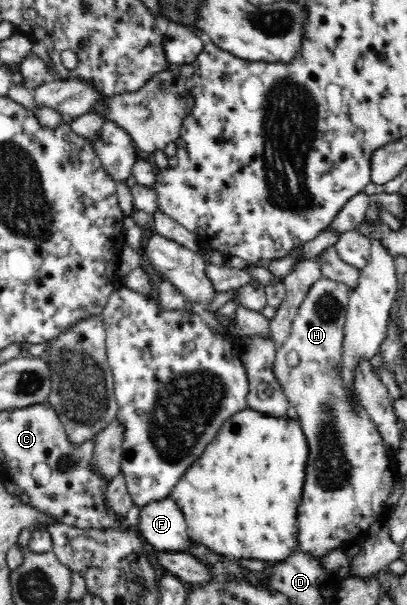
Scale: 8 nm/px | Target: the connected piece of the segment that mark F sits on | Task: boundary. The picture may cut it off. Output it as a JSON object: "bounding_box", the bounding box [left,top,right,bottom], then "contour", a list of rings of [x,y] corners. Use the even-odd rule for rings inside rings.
{"bounding_box":[136,497,198,552],"contour":[[[171,497],[141,508],[136,529],[154,552],[189,552],[198,543],[190,538],[186,519]]]}

